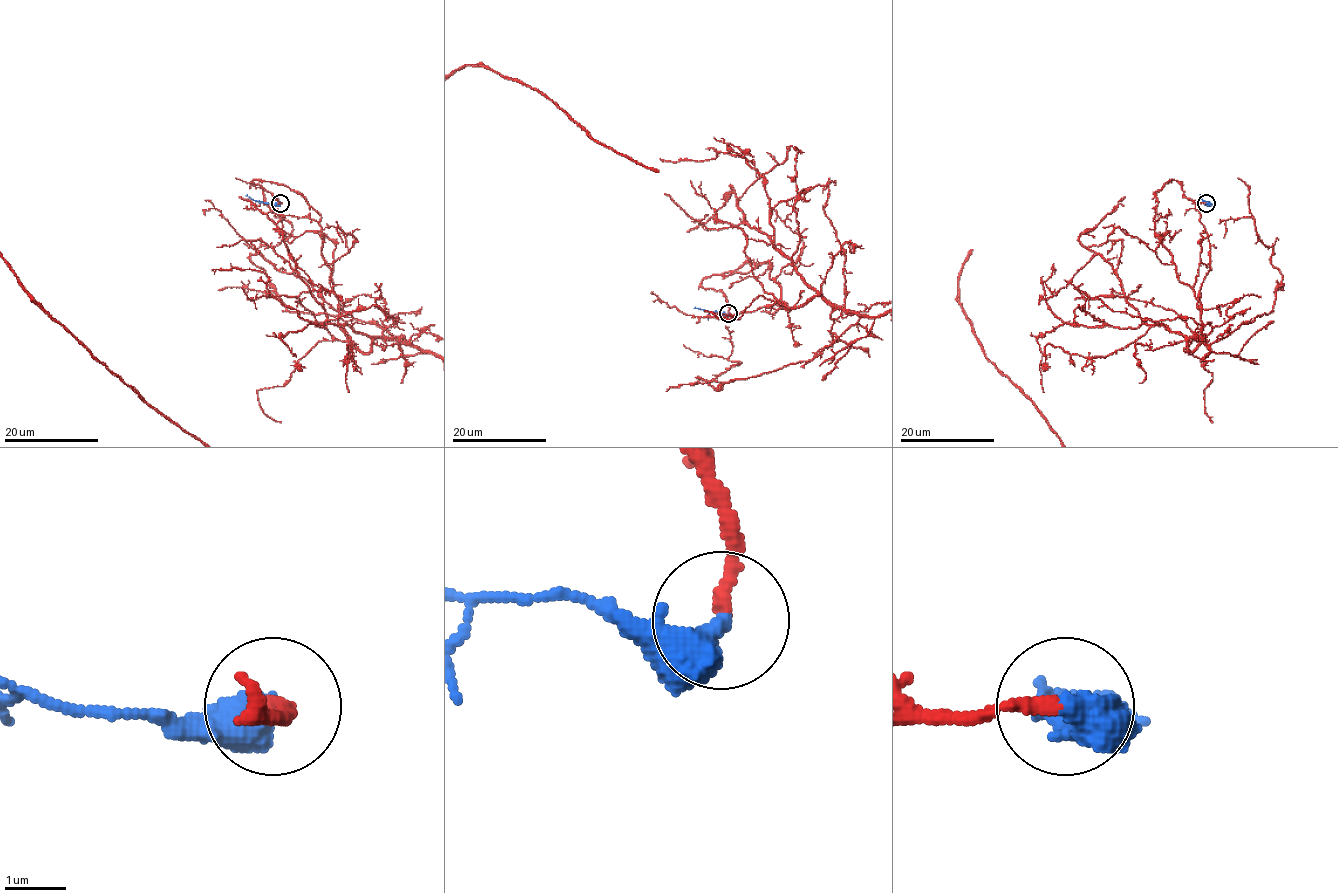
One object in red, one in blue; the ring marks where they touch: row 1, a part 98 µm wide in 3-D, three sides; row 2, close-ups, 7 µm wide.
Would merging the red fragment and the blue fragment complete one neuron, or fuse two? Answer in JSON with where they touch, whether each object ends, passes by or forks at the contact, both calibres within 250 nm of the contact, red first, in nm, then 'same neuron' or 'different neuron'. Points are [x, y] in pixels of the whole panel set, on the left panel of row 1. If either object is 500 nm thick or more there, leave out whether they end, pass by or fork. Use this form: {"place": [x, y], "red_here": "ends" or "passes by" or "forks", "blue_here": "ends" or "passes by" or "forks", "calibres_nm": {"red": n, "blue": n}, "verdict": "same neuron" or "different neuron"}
{"place": [280, 203], "calibres_nm": {"red": 220, "blue": 600}, "verdict": "same neuron"}

